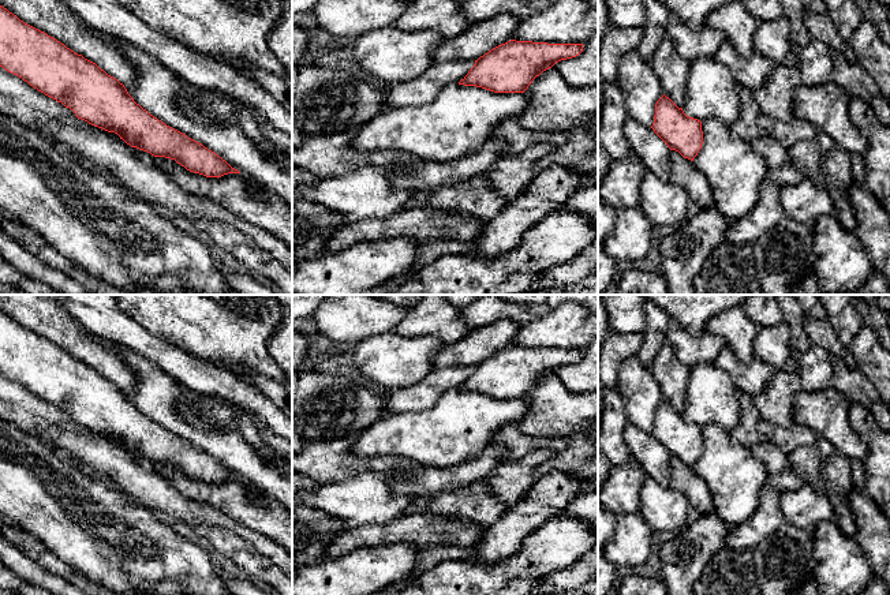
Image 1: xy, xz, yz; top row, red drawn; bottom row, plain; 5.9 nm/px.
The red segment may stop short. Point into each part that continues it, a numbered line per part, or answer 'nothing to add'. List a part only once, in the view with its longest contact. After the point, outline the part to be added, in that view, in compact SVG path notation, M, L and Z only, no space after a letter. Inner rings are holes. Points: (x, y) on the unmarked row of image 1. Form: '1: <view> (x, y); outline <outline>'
nothing to add

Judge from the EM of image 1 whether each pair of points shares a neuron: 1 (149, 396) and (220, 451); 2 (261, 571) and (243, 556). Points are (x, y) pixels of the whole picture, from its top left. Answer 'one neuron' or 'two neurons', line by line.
1: one neuron
2: one neuron

